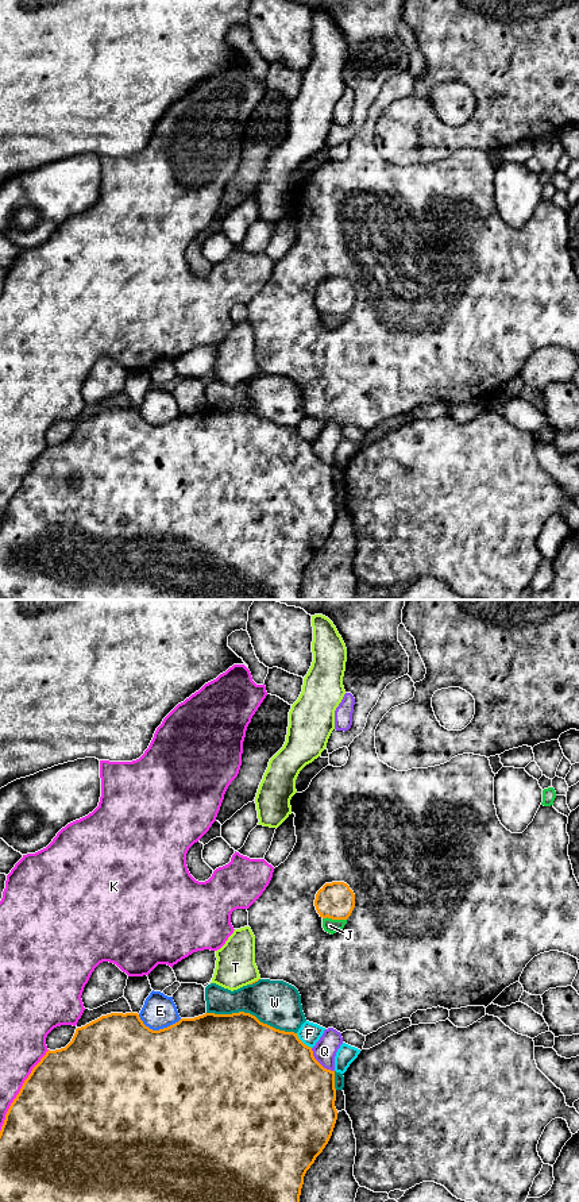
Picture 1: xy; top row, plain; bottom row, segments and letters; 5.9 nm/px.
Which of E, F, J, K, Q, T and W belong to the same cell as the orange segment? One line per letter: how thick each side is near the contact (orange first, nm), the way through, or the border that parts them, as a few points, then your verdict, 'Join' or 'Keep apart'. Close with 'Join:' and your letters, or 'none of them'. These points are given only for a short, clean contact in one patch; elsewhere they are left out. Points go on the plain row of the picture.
E: Thickness 500 nm (orange) against 200 nm. Keep apart
F: Thickness 500 nm (orange) against 140 nm. Keep apart
J: Thickness 220 nm (orange) against 90 nm. Boundary: xy (323, 312), (346, 315). Keep apart
K: Thickness 500 nm (orange) against 260 nm. Keep apart
Q: Thickness 500 nm (orange) against 140 nm. Keep apart
T: Thickness 20 nm (orange) against 240 nm. Keep apart
W: Thickness 480 nm (orange) against 280 nm. Keep apart
Join: none of them

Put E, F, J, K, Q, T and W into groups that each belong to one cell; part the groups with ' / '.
E / F / J W / K / Q / T

